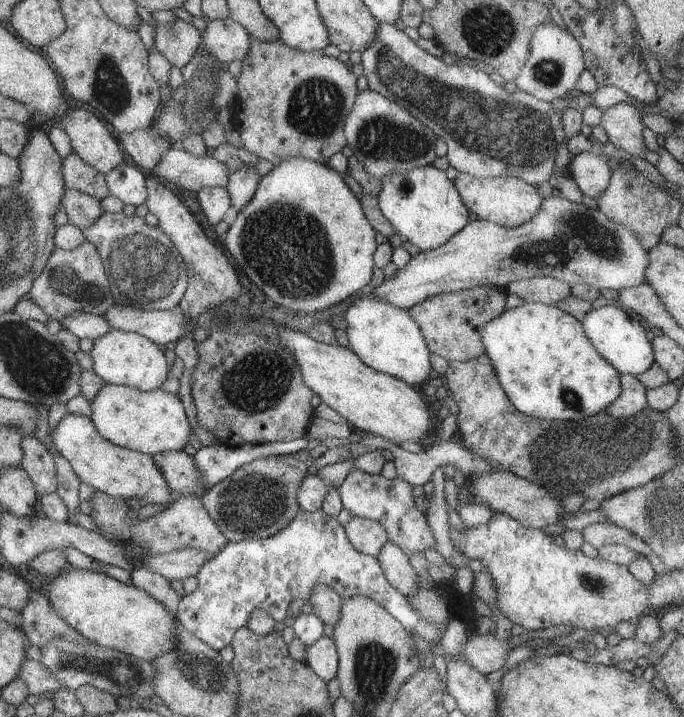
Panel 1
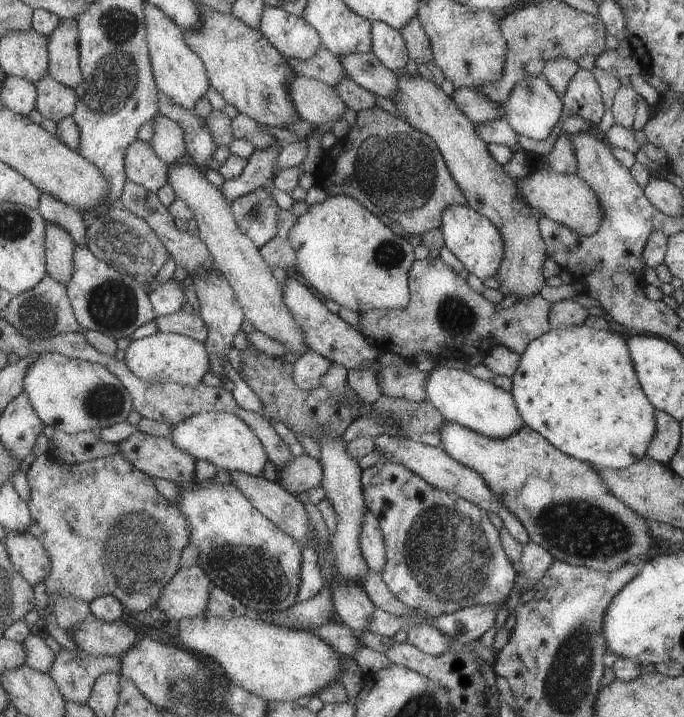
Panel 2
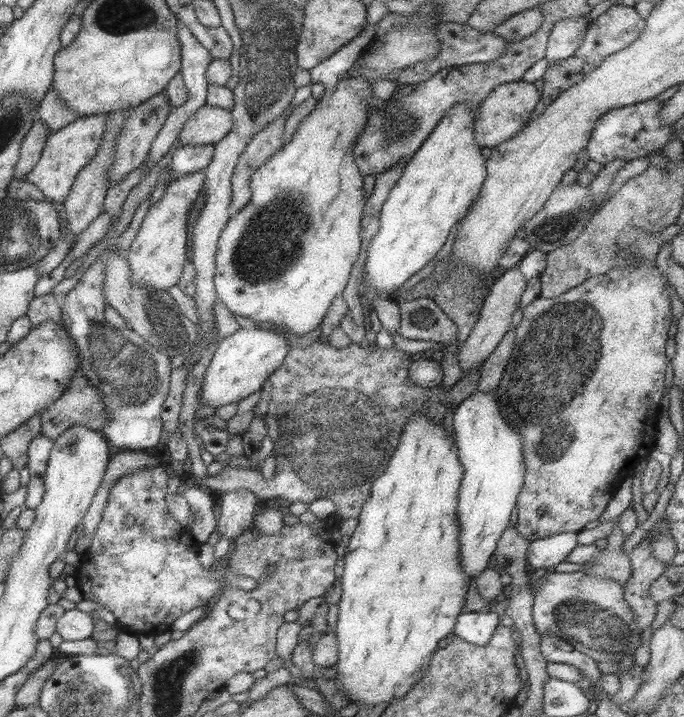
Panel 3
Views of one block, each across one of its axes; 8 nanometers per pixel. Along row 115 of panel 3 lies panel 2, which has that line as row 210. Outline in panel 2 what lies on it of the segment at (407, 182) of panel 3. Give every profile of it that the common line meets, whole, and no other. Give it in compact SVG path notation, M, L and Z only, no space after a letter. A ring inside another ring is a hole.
M451 204L442 210L438 229L443 236L443 250L453 254L468 273L477 276L481 281L495 276L503 260L503 240L499 236L499 230L487 218L471 210L466 204Z

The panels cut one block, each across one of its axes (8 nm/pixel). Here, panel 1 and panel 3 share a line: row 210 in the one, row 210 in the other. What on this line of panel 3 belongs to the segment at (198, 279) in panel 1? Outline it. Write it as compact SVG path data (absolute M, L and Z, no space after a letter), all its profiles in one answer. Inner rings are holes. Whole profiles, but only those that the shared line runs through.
M203 171L177 176L170 181L163 196L151 204L139 231L125 255L131 269L131 282L142 289L168 290L176 285L187 262L187 228L185 221L187 211L193 200L199 196L199 190L204 188L205 174Z

